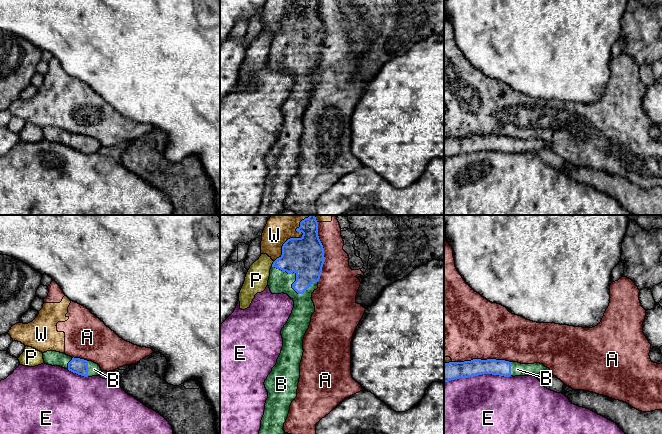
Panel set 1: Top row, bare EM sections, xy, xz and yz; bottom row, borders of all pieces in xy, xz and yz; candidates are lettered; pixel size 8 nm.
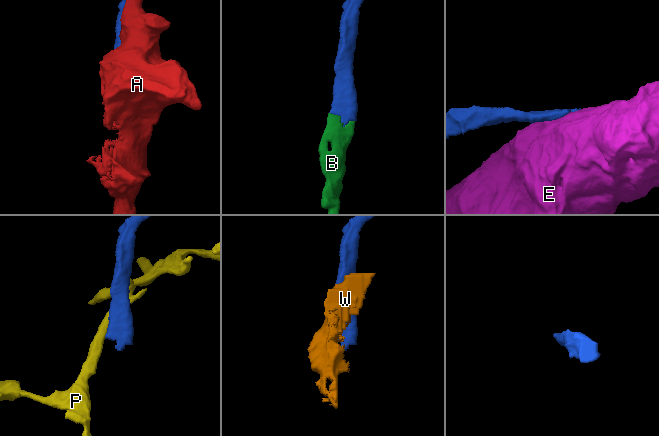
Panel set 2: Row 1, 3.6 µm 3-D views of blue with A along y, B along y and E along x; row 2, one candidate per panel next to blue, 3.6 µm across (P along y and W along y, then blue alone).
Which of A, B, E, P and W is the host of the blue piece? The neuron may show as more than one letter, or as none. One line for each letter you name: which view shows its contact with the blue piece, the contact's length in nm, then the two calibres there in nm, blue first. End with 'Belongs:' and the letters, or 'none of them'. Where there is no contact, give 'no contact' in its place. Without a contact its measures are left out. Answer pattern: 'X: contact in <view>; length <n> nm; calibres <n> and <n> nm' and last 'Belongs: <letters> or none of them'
B: contact in xz; length 400 nm; calibres 300 and 180 nm
Belongs: B

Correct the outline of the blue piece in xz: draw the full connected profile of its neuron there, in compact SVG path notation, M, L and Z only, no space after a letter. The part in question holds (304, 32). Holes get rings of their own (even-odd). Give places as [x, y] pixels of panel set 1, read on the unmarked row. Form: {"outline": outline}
{"outline": "M300 0L296 7L302 8L302 13L288 15L282 22L282 31L273 38L270 45L268 62L271 69L287 70L294 77L294 84L281 106L283 123L277 139L264 158L268 174L257 215L279 215L285 210L284 199L288 193L290 181L297 173L300 139L304 128L303 115L309 104L312 90L315 88L312 69L318 64L325 37L324 24L318 12L318 0Z"}

